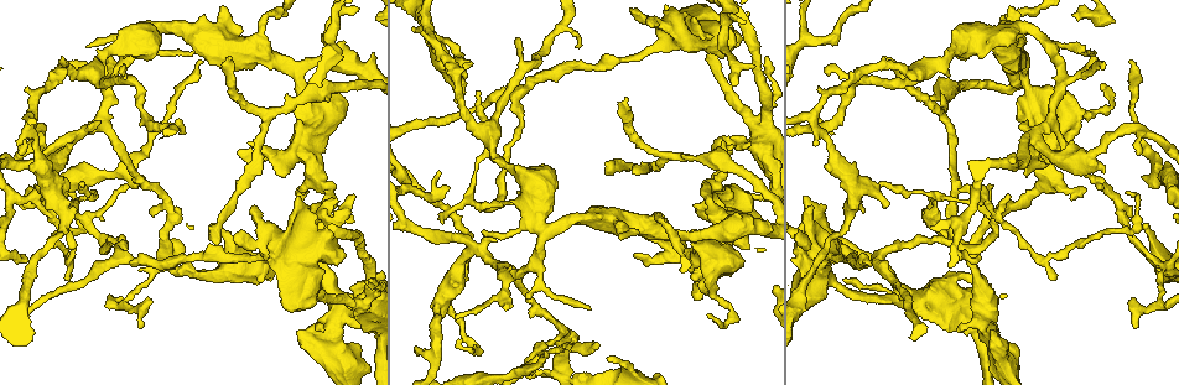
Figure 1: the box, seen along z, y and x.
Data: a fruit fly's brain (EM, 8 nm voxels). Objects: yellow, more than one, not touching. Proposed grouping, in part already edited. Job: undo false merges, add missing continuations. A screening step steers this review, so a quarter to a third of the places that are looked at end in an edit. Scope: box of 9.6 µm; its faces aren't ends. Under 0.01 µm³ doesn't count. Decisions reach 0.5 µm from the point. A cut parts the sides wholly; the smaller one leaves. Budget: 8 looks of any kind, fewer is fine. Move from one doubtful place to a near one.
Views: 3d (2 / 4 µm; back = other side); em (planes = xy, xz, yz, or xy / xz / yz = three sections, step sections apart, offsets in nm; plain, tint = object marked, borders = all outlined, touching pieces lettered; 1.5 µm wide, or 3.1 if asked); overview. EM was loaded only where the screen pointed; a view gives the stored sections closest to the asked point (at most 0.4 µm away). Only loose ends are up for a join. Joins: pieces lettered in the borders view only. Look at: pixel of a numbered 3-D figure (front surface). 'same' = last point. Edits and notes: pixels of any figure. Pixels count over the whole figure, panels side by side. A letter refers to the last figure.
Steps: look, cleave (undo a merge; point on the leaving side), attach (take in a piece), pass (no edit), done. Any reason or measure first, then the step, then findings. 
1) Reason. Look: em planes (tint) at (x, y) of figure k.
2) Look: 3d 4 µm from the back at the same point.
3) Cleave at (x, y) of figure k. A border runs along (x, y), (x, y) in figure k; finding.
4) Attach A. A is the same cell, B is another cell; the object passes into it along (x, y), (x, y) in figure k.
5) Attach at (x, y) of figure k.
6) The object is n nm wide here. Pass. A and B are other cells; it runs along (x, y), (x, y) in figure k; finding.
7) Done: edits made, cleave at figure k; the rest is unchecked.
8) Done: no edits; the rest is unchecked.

Look: 3d 4 µm at (613, 164) of figure 1.

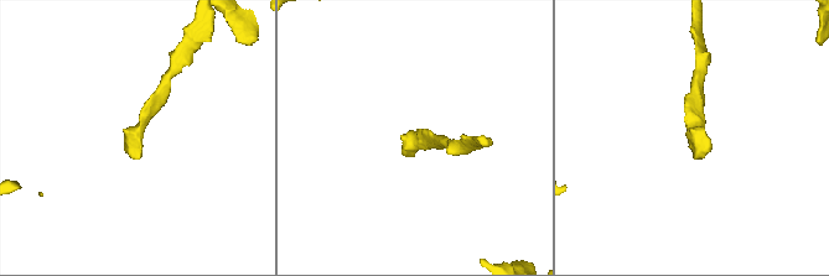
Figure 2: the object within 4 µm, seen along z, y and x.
Now the EM. Look: em yz step 8 (borders) at (415, 137) of figure 2.

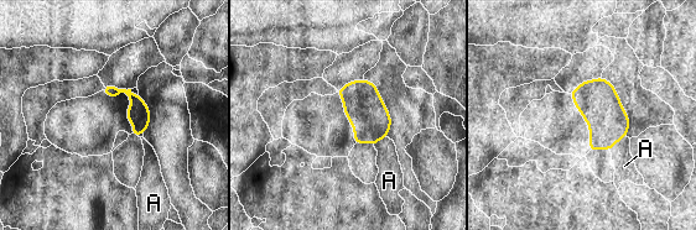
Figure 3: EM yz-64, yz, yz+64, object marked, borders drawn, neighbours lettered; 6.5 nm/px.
Cut it another way. Look: em planes (borders) at the same point.

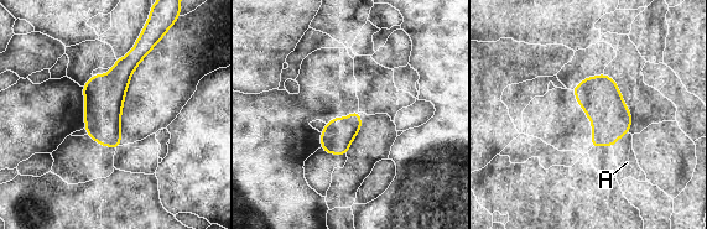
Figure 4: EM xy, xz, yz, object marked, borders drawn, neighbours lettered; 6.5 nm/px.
Attach A. A is the same cell; the neuron continues.

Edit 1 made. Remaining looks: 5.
See it whole again. Look: overview.

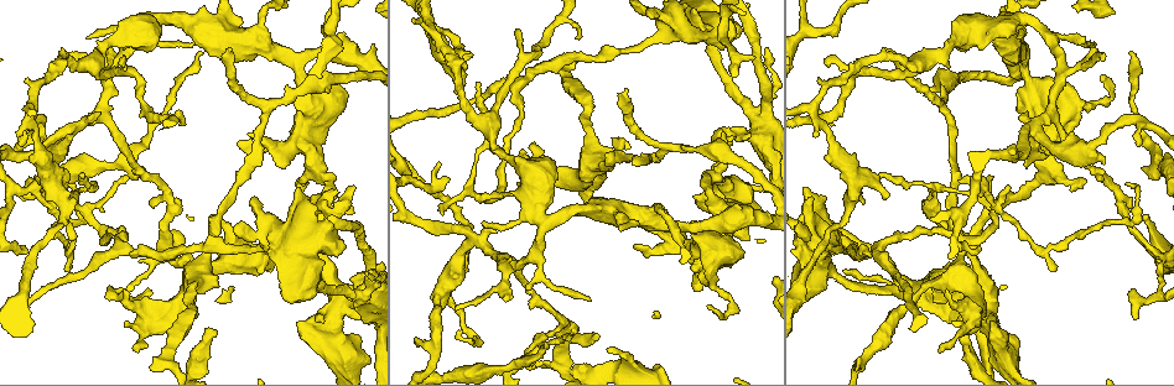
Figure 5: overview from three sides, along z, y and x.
Branch stops here. Look: 3d 4 µm at (145, 168) of figure 5.

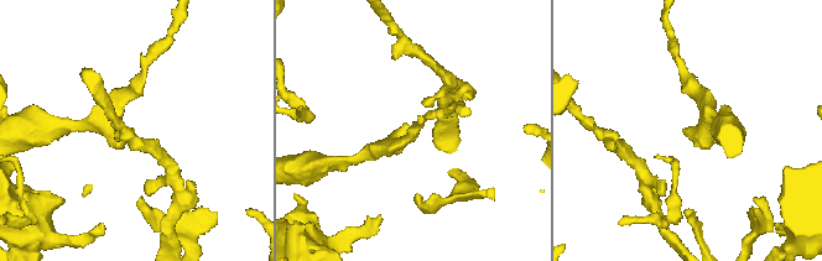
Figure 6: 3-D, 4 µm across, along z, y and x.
Look: em planes (borders) at (688, 127) of figure 6.

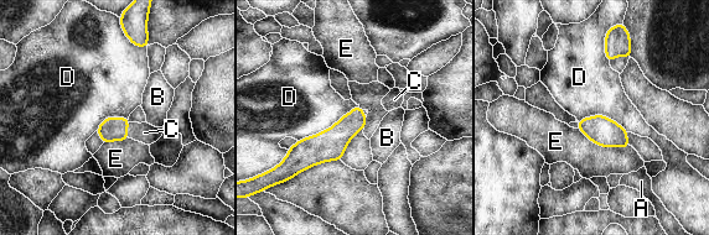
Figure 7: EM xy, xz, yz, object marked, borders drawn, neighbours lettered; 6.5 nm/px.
Attach C. C is the same cell, A, B, D and E are other cells; the object passes into it along (112, 129), (127, 129), (144, 132) in figure 7; the neuron continues.

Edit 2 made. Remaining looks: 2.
Done: edits made, attach at figure 4, attach at figure 7; the rest is unchecked.

